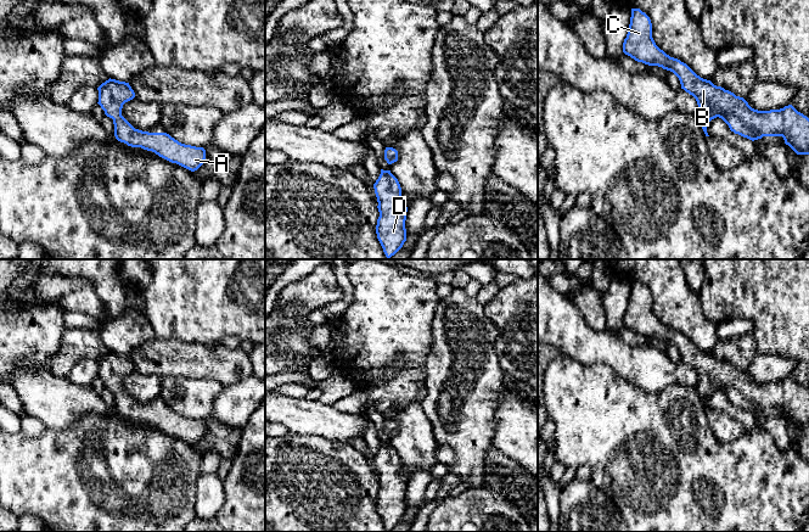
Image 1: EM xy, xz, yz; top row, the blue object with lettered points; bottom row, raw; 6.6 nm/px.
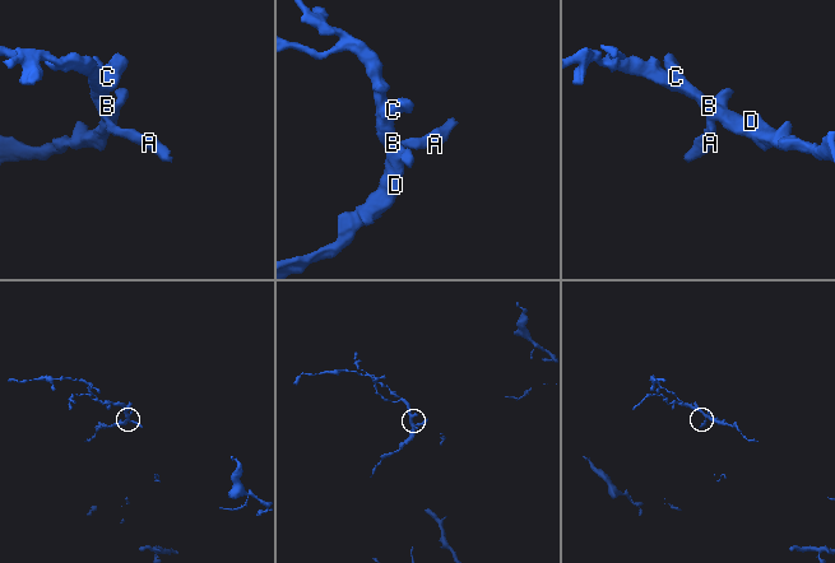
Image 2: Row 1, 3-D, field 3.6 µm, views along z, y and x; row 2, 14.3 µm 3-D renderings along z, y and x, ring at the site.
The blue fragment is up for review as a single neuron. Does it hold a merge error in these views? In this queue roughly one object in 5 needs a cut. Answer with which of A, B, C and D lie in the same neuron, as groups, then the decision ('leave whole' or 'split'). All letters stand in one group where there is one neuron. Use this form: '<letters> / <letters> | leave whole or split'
A B C D | leave whole

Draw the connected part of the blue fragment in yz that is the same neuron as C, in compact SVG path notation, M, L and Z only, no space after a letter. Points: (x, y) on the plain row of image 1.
M631 281L630 297L623 315L623 325L637 335L670 343L679 351L681 362L692 368L697 374L698 385L696 390L706 409L709 409L707 405L709 394L719 390L729 398L731 404L752 414L763 409L782 409L785 416L797 427L809 427L809 391L807 388L798 385L792 377L780 382L754 382L743 370L736 369L734 365L714 358L710 353L701 351L686 336L670 330L656 318L652 310L651 292L640 281Z

